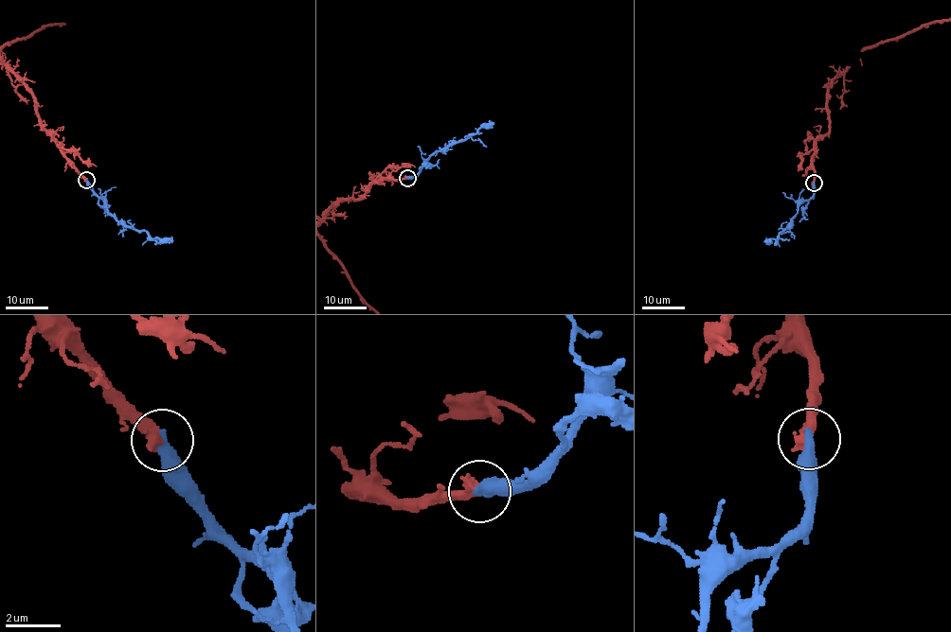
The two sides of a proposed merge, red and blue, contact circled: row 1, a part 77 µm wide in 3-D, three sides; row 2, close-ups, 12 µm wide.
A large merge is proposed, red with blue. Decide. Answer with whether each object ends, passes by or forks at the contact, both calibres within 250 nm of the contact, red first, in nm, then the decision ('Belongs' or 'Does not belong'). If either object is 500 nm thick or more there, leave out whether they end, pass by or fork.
At the ring red ends. At the ring blue ends. Thickness 420 nm (red) against 460 nm. Belongs

